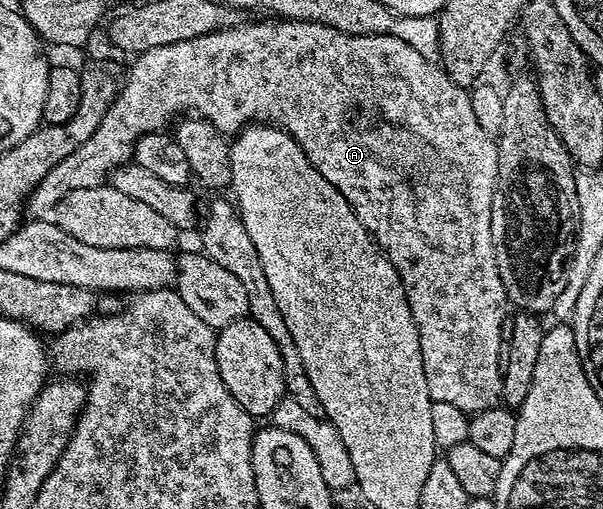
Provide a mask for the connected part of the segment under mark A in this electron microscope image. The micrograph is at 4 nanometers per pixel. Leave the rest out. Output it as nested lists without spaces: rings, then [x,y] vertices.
[[[258,19],[254,25],[241,23],[233,29],[223,29],[210,35],[198,35],[198,39],[186,39],[182,43],[170,43],[170,47],[154,47],[154,51],[146,51],[135,58],[136,61],[122,77],[116,90],[114,103],[102,115],[102,123],[98,129],[74,155],[66,155],[42,183],[38,183],[26,202],[26,209],[36,219],[51,214],[57,205],[70,191],[93,189],[105,184],[106,178],[121,165],[132,161],[132,146],[139,137],[148,133],[159,133],[167,130],[181,115],[195,115],[206,120],[221,135],[235,135],[241,129],[253,124],[263,123],[274,130],[288,134],[294,143],[304,152],[309,163],[322,179],[326,179],[329,187],[343,195],[346,203],[354,211],[360,228],[374,242],[375,248],[388,258],[396,274],[400,276],[400,286],[404,288],[404,298],[408,301],[408,311],[416,328],[418,347],[420,348],[421,373],[424,376],[424,387],[429,402],[449,404],[458,411],[469,415],[480,413],[484,409],[493,408],[500,391],[500,374],[502,372],[502,329],[506,298],[504,288],[498,279],[498,271],[492,258],[492,240],[490,239],[490,203],[494,191],[494,179],[498,169],[496,143],[487,137],[474,119],[472,99],[467,88],[455,85],[442,69],[438,68],[429,58],[418,55],[414,47],[402,43],[402,39],[394,39],[390,35],[366,35],[359,37],[353,33],[343,33],[329,25],[313,21],[293,21],[291,19]]]

